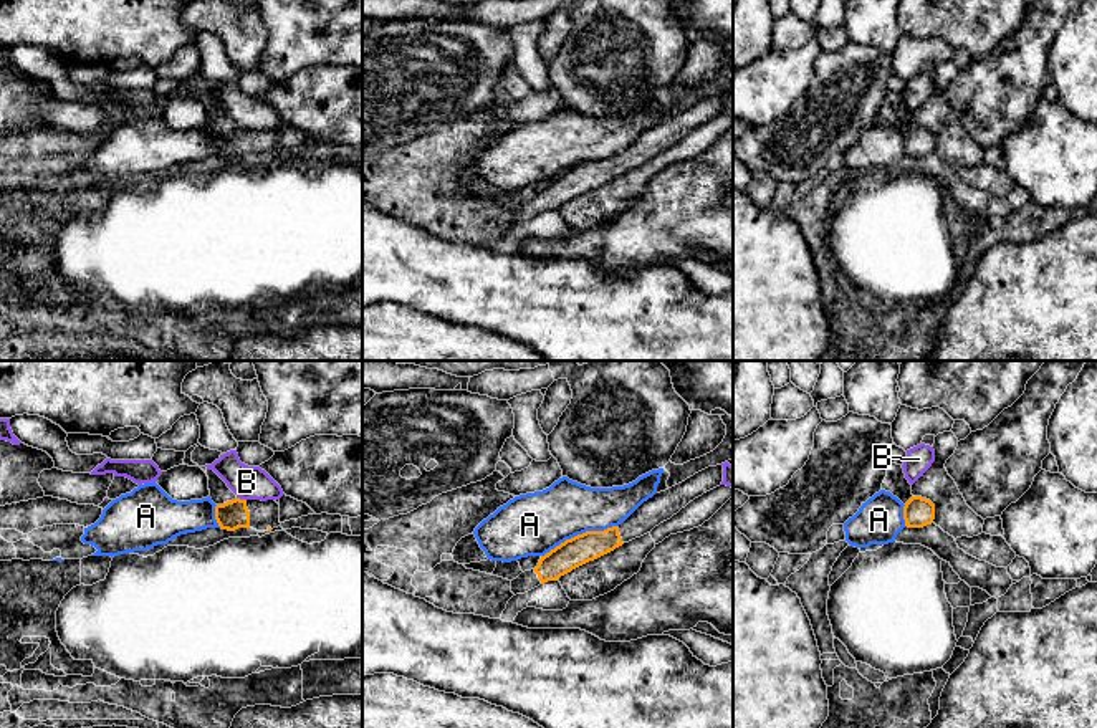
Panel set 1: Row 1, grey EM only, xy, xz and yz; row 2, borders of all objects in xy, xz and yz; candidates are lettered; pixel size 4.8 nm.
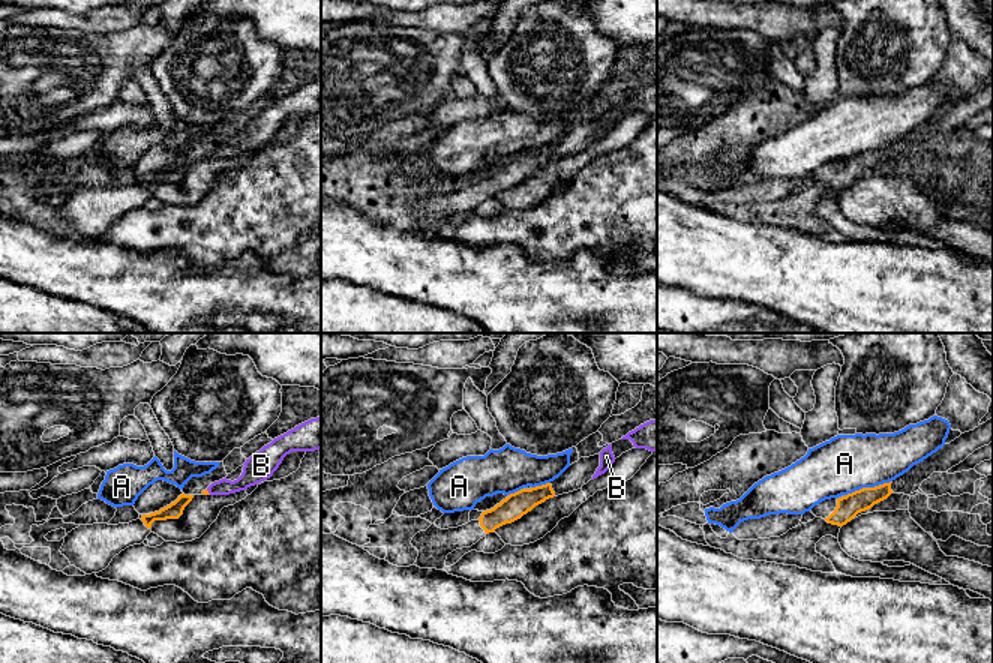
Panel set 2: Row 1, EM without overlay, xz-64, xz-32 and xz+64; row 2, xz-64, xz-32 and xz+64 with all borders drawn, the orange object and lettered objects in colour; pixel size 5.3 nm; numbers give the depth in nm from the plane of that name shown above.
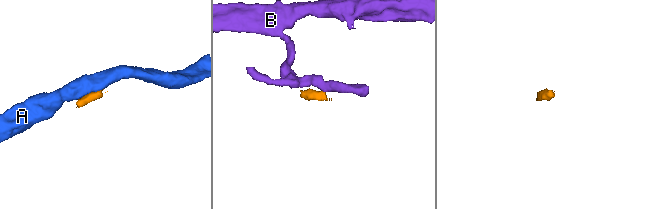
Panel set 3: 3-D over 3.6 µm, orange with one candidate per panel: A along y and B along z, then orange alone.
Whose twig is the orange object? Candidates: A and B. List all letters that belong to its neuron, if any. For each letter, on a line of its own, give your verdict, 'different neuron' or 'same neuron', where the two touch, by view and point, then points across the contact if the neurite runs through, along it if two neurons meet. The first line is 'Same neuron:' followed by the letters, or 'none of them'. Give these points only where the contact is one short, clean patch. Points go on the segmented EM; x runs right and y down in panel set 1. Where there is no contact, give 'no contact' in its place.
Same neuron: none of them
A: different neuron; meets orange in xz at (583, 533); border along xz (616, 525), (606, 530), (578, 533), (548, 553)
B: different neuron; meets orange in xy at (242, 500); border along xy (237, 497), (245, 500)

